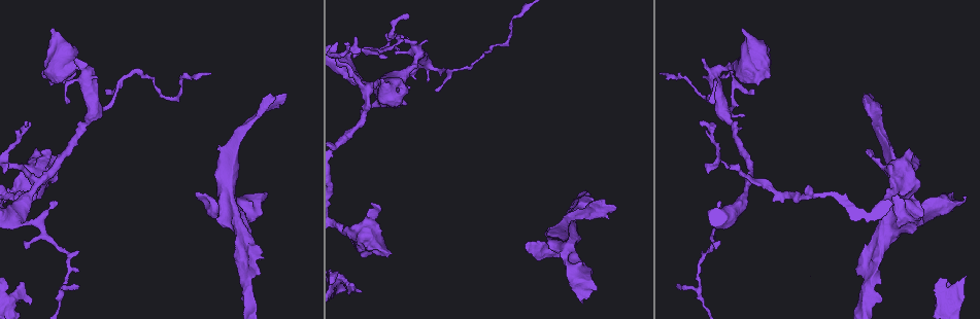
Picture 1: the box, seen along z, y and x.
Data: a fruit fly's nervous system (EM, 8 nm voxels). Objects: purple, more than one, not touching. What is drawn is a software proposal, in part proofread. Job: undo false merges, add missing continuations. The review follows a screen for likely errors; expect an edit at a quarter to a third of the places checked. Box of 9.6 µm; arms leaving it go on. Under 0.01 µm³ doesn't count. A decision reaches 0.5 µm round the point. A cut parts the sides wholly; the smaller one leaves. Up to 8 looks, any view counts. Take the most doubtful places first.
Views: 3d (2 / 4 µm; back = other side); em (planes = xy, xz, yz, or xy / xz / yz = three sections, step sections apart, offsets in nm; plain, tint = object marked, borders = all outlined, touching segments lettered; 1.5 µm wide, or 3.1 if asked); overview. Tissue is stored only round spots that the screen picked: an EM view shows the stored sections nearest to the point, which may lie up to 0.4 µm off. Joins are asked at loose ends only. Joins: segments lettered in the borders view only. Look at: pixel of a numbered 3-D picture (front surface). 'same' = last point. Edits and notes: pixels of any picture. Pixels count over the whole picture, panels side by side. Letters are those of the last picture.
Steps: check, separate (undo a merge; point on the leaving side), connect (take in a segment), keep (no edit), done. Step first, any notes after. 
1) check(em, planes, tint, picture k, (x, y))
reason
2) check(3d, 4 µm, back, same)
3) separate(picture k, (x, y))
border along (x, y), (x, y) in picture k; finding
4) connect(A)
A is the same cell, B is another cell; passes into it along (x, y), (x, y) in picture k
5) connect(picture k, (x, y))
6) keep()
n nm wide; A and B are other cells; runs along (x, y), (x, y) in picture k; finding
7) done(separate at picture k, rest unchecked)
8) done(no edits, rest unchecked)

check(em, xz, step 8, tint, picture 1, (600, 202))
an open end

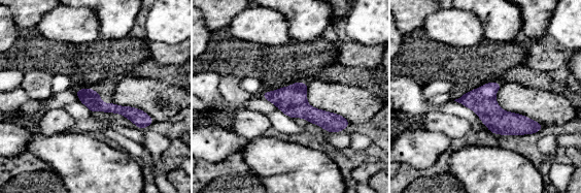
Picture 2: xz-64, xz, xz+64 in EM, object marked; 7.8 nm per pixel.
check(em, planes, borders, same)

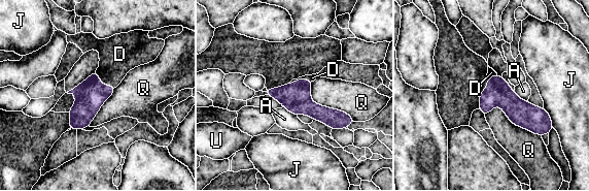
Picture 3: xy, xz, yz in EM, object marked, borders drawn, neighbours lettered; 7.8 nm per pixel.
connect(D)
200 nm wide; D is the same cell, A, J, Q and U are other cells; it goes on there

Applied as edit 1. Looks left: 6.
check(overview)
redraw

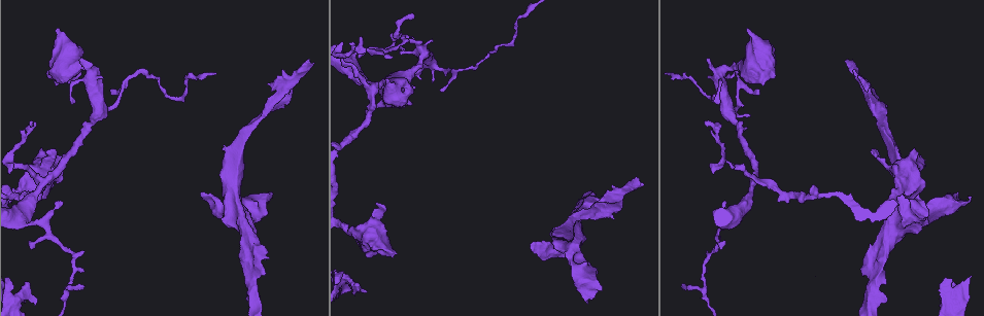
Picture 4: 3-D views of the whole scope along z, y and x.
check(em, planes, tint, picture 4, (377, 88))
sharp bend

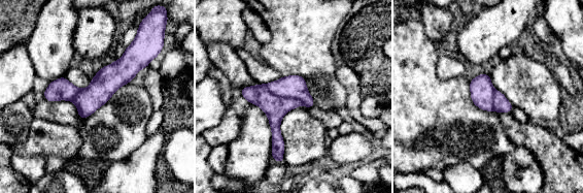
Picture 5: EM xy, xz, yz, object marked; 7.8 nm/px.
check(em, planes, borders, same)
what lies round it

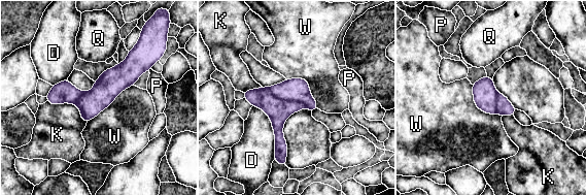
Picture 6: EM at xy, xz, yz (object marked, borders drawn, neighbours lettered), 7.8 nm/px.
separate(picture 6, (278, 110))
200 nm wide; D, K, P, Q and W are other cells; border along (268, 88), (274, 95), (305, 106) in picture 6; a second neuron is stuck on

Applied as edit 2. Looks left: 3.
done(connect at picture 3, separate at picture 6, rest unchecked)

